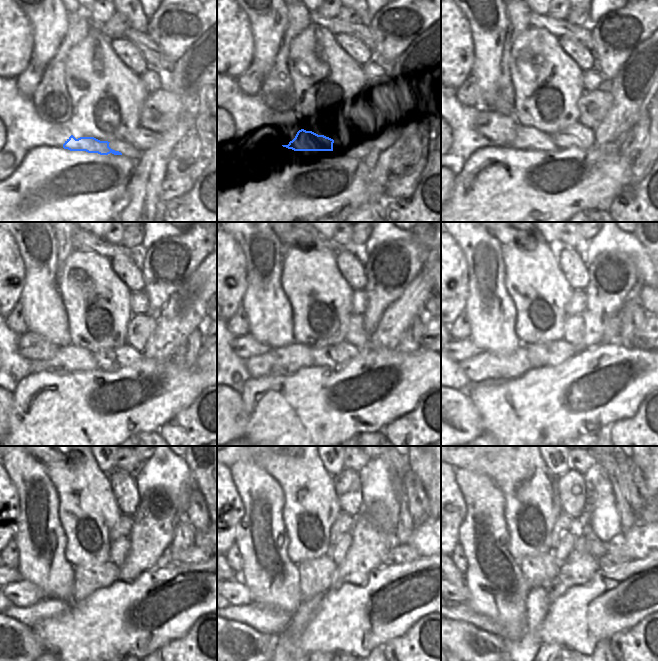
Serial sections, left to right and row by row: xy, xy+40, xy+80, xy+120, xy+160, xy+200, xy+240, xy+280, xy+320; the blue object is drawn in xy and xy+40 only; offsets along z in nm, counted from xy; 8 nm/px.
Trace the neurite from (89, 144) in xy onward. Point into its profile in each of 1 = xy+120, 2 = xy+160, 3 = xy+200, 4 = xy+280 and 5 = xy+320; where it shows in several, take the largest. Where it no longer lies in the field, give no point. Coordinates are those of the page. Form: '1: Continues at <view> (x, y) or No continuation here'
1: Continues at xy+120 (68, 359)
2: Continues at xy+160 (288, 360)
3: Continues at xy+200 (506, 366)
4: Continues at xy+280 (237, 593)
5: Continues at xy+320 (461, 593).

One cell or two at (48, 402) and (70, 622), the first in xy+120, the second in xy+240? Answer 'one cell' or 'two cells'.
one cell

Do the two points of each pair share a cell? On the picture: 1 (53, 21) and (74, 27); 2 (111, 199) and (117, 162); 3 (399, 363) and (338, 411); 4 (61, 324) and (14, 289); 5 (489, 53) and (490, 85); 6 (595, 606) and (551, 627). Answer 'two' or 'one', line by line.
1: two
2: one
3: one
4: two
5: one
6: one

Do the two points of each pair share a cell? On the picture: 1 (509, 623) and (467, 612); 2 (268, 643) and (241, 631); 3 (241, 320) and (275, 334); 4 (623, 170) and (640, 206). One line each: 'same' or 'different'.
1: different
2: same
3: different
4: different

